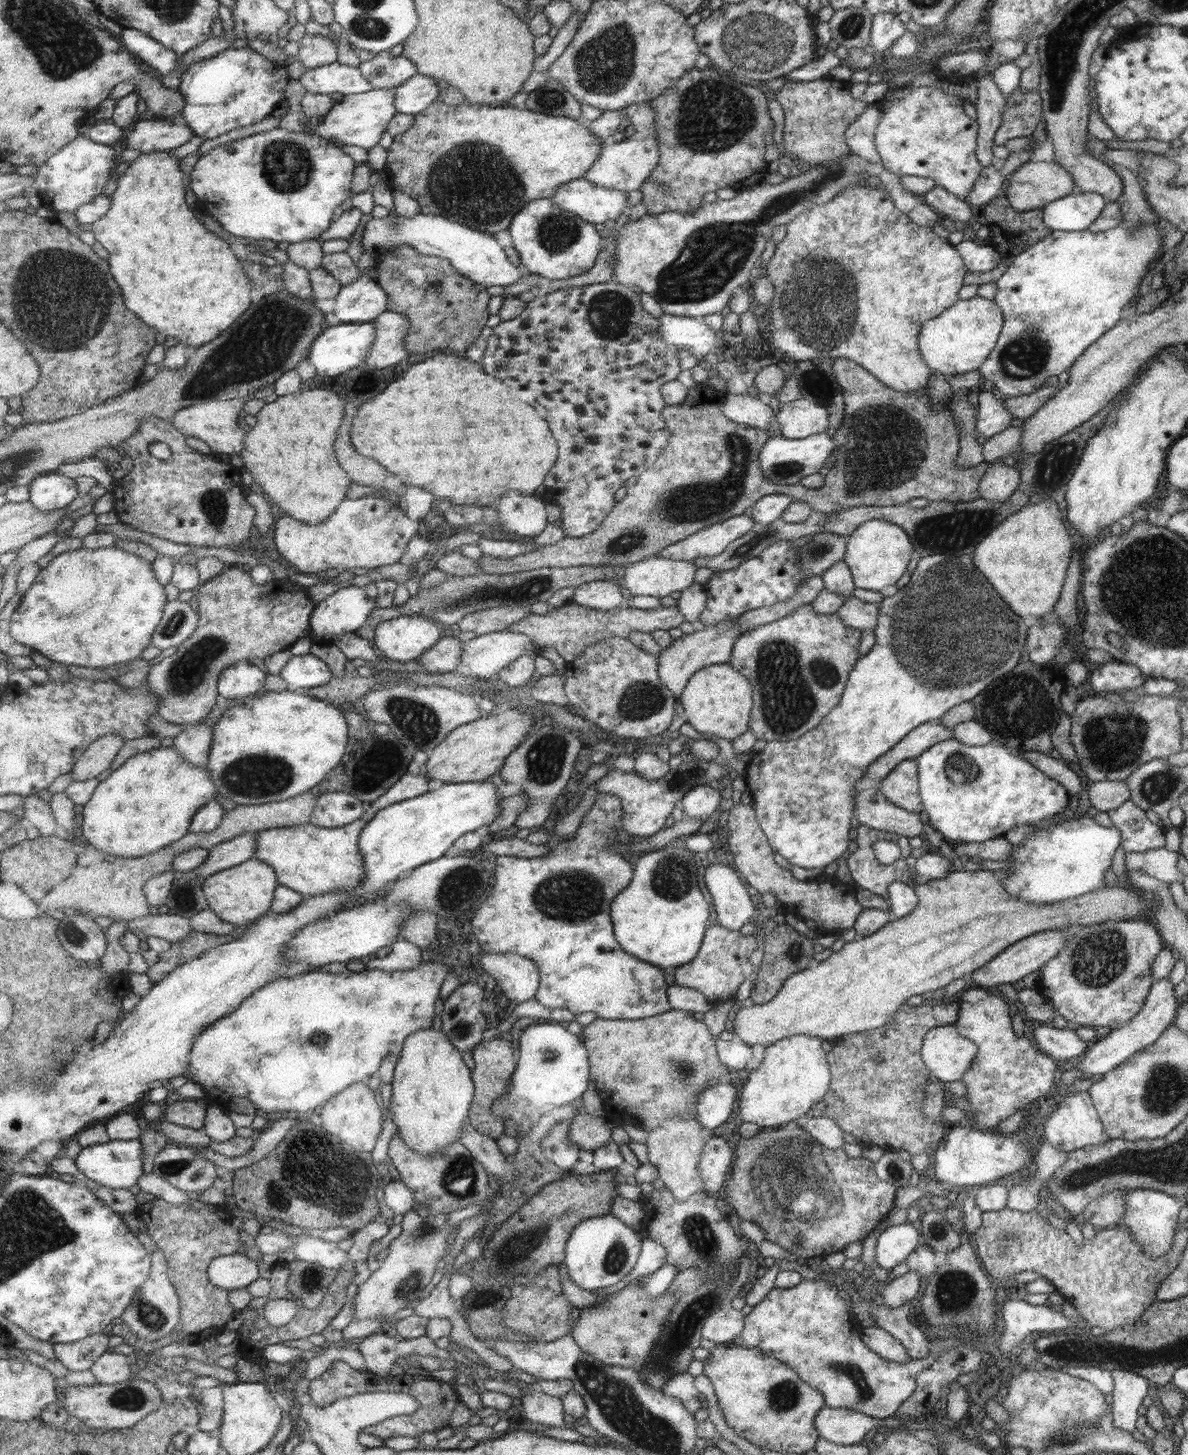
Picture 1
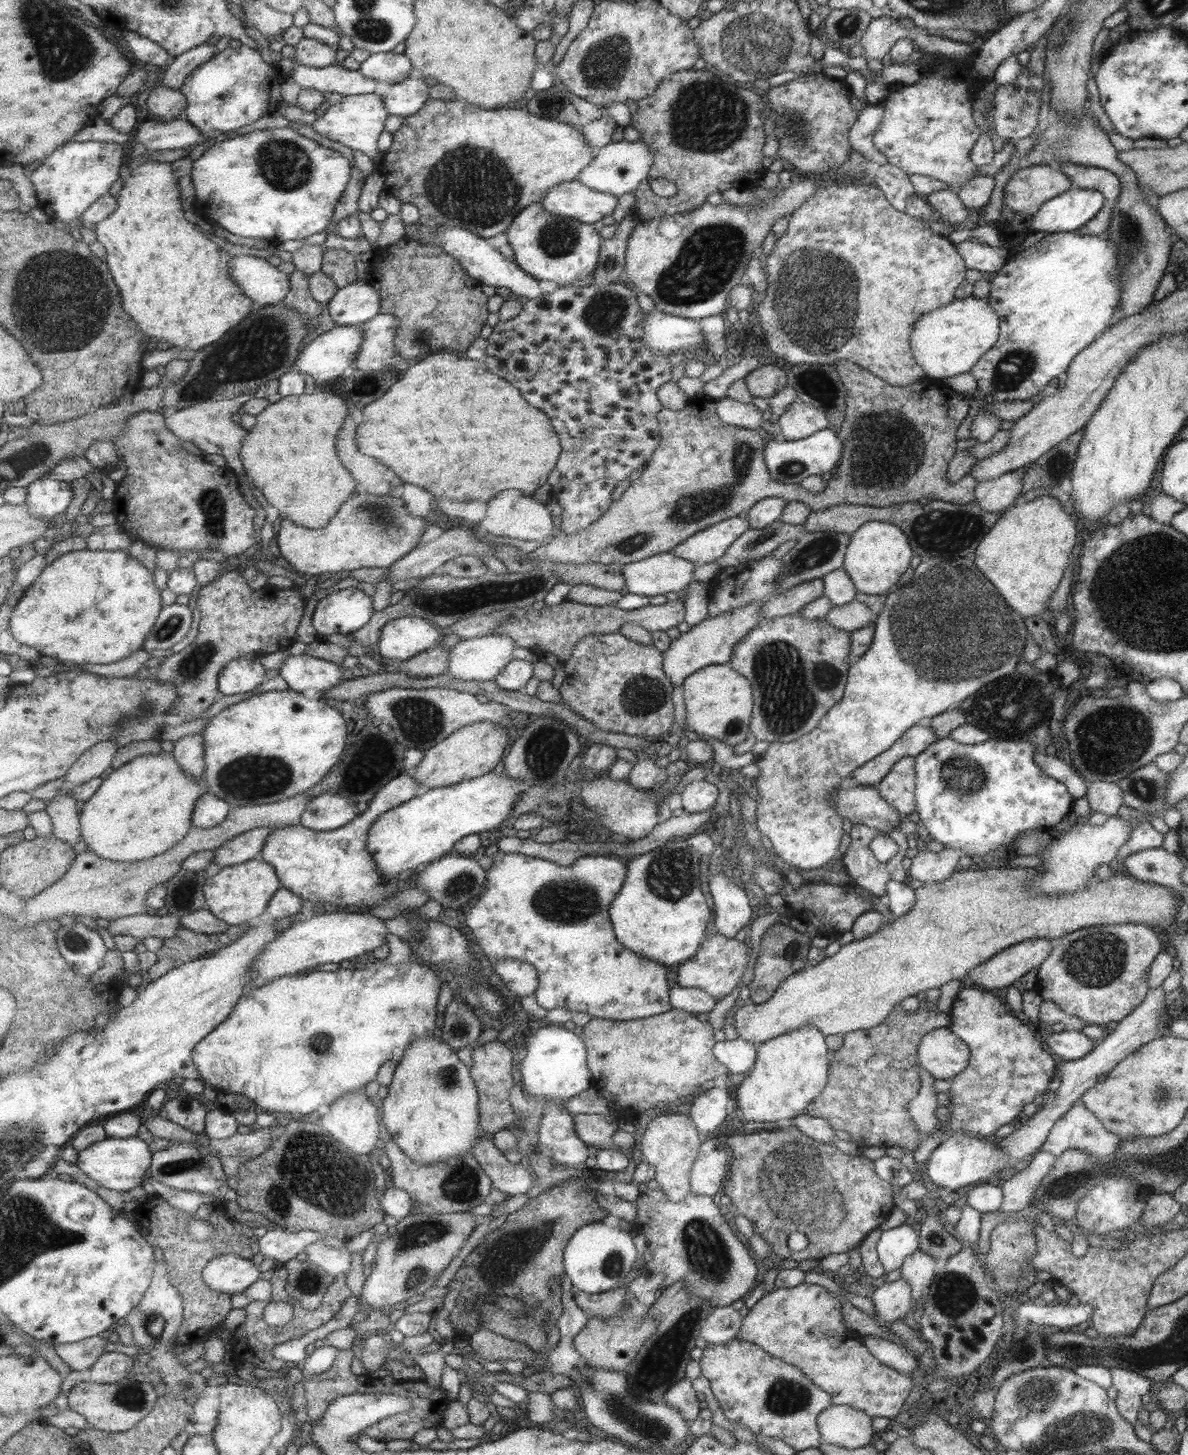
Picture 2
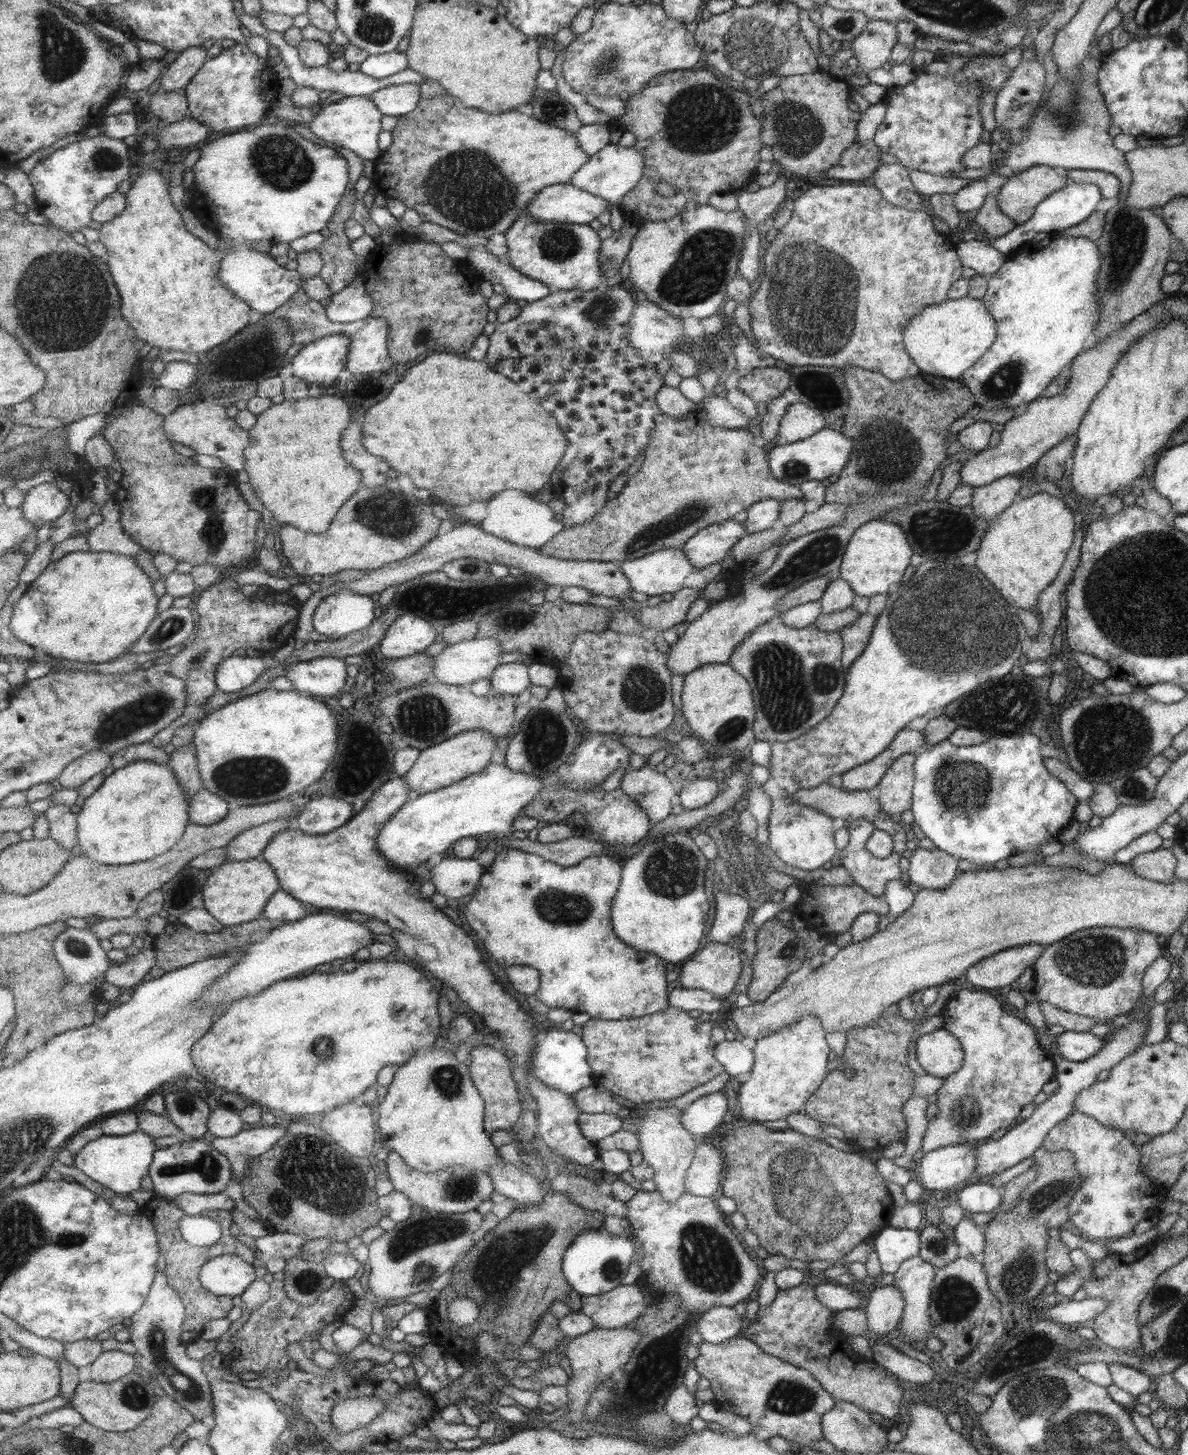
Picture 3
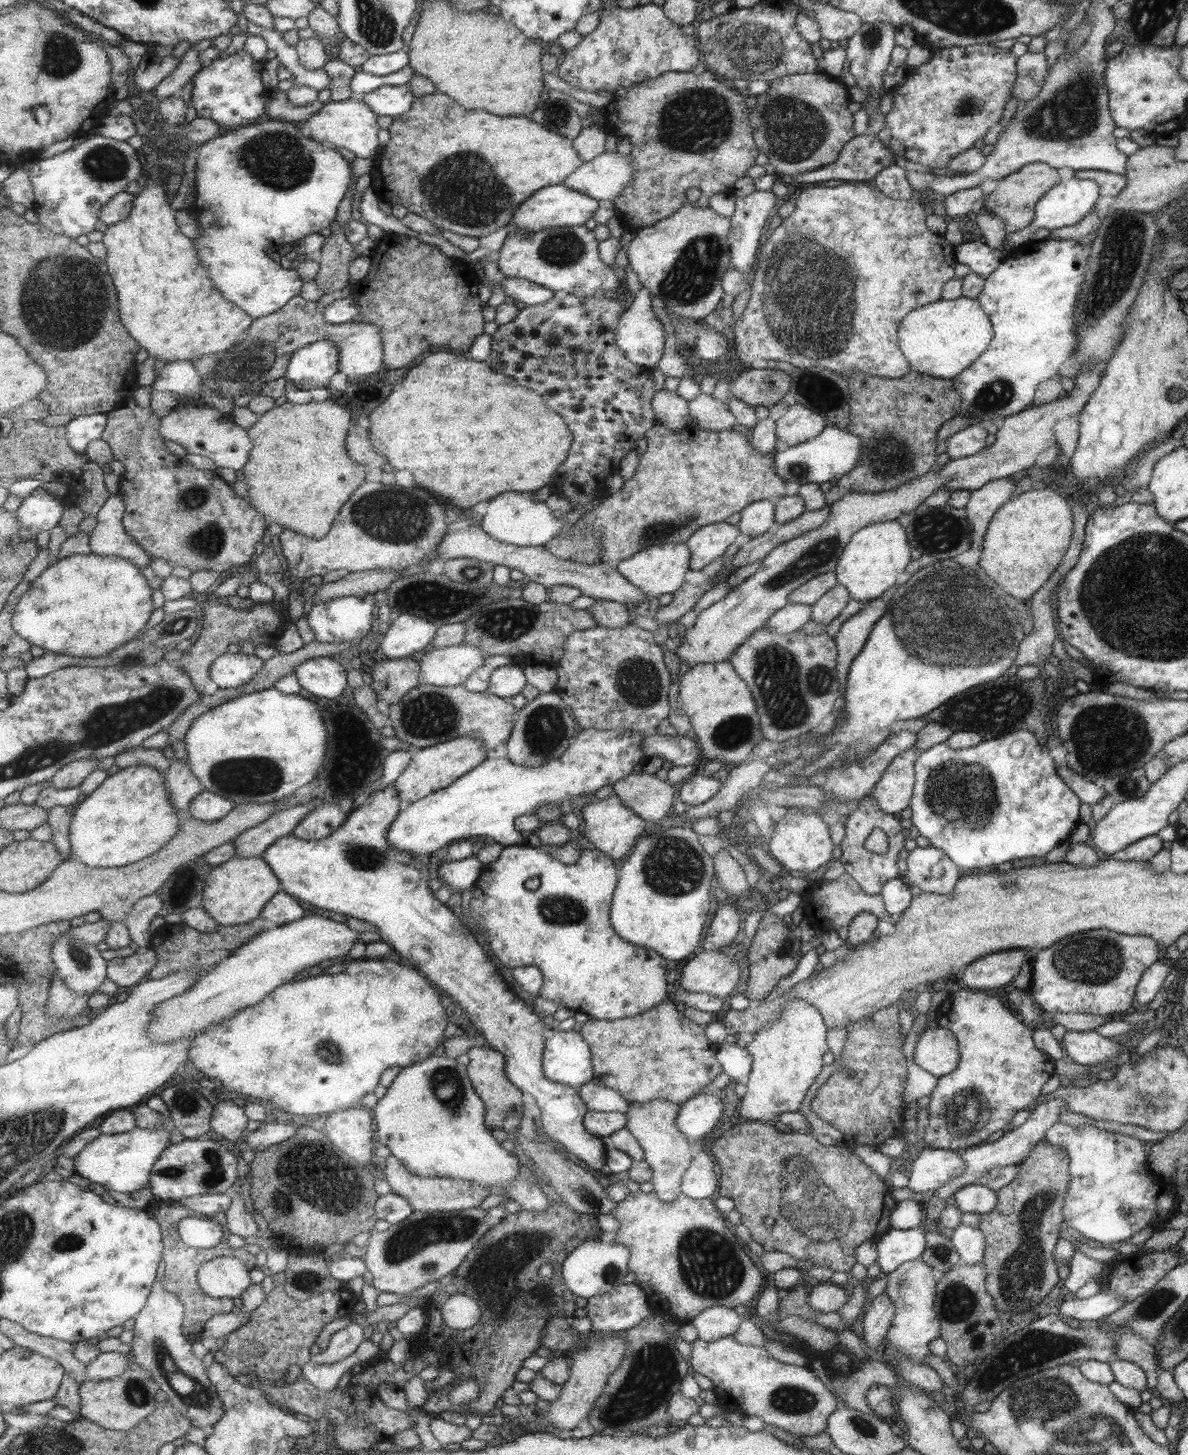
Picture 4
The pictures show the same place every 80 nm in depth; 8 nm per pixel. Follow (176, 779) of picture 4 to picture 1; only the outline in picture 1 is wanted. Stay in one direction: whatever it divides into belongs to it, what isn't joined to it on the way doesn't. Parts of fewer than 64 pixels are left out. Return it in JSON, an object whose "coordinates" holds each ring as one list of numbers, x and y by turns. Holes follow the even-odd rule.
{"coordinates":[[197,723,184,727,173,739,173,746,191,763,202,767,210,761,214,746,215,727]]}

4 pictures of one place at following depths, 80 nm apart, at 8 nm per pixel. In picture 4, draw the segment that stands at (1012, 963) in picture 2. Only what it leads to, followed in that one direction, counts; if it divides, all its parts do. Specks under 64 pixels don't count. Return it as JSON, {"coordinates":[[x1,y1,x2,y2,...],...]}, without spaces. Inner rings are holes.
{"coordinates":[[1009,949,982,956,961,970,962,982,970,990,979,991,1003,986,1013,981,1025,954,1023,949]]}

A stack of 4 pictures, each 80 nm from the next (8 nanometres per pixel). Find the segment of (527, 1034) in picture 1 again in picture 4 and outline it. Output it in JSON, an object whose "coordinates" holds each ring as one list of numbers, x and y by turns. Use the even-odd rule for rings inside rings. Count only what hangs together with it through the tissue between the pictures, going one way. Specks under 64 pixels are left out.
{"coordinates":[[578,1027,549,1035,546,1044,543,1068,549,1081,580,1090,596,1078,591,1046]]}

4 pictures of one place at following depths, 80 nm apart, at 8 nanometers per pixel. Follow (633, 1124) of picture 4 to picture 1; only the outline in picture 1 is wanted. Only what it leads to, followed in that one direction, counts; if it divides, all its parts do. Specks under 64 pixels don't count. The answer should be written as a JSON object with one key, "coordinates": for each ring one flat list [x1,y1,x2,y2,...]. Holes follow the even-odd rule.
{"coordinates":[[695,1118,665,1120,664,1124,650,1132,646,1144,648,1162,659,1170,659,1180,665,1184,665,1191,673,1192,673,1196,680,1201,686,1201,692,1194,701,1191,704,1186,697,1170,701,1149,705,1143,701,1137,701,1128]]}

